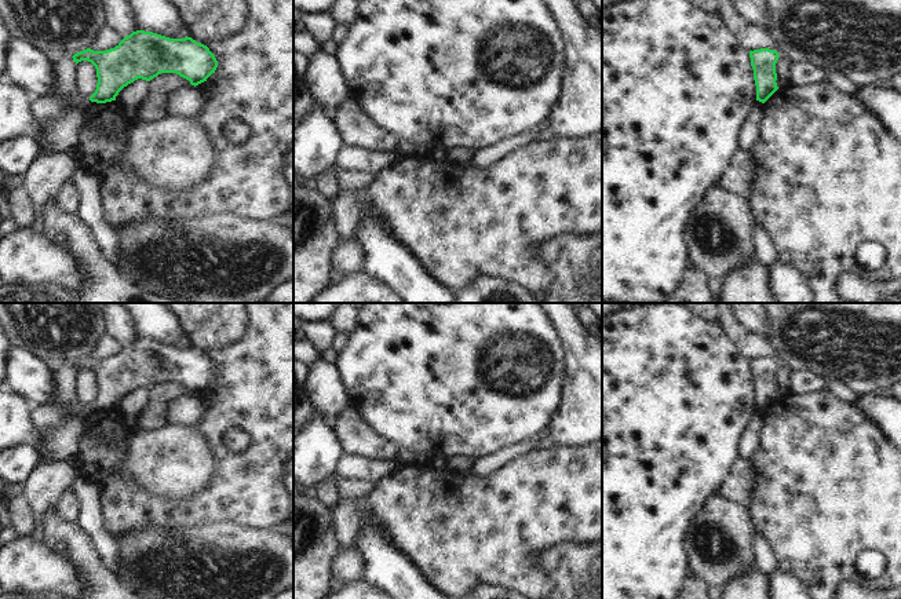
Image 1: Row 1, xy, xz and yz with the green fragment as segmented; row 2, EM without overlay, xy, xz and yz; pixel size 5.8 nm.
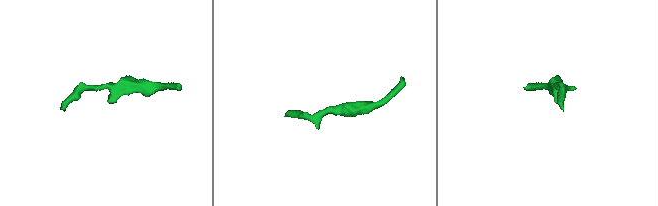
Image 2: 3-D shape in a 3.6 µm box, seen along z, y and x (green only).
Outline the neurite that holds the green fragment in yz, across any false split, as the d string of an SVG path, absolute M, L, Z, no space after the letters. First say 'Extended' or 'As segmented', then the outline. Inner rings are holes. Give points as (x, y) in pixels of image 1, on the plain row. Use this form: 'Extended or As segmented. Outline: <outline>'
As segmented. Outline: M769 357L749 359L754 388L756 394L756 409L765 412L777 398L776 372L778 361Z

